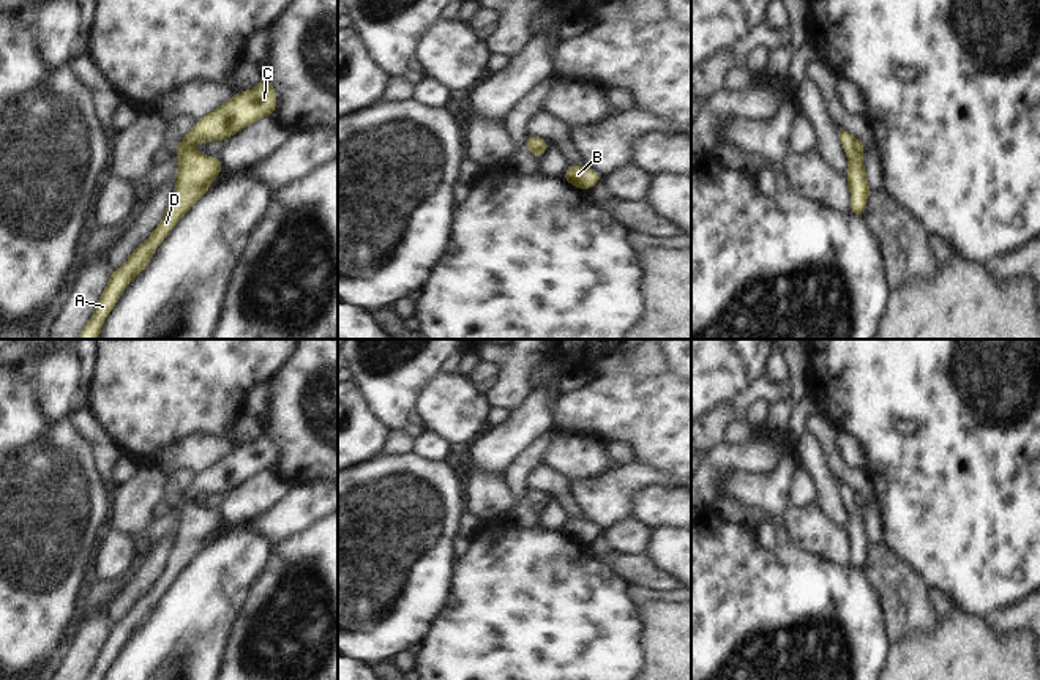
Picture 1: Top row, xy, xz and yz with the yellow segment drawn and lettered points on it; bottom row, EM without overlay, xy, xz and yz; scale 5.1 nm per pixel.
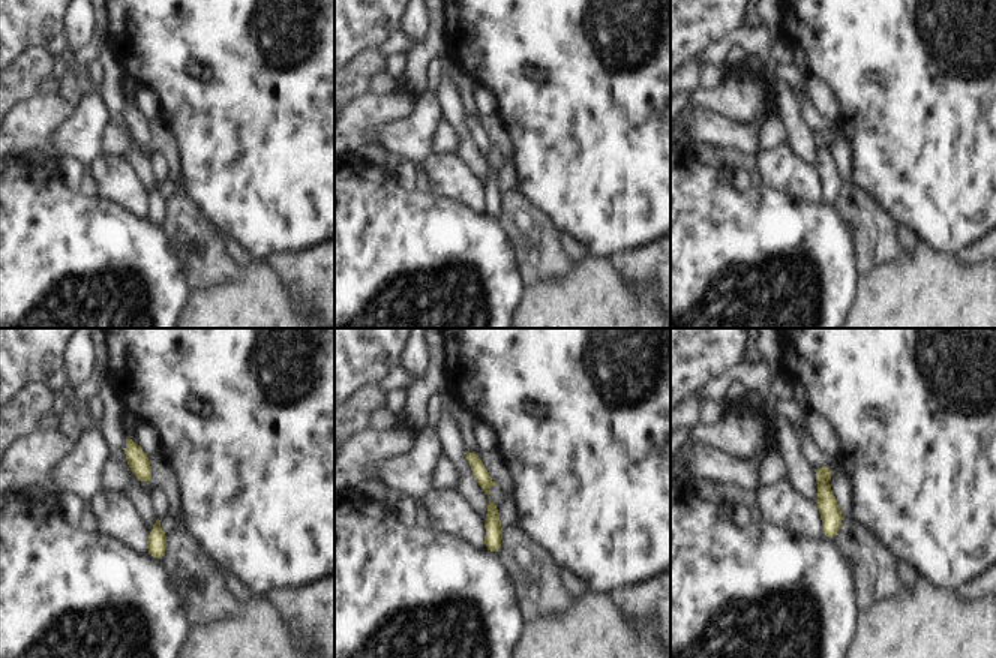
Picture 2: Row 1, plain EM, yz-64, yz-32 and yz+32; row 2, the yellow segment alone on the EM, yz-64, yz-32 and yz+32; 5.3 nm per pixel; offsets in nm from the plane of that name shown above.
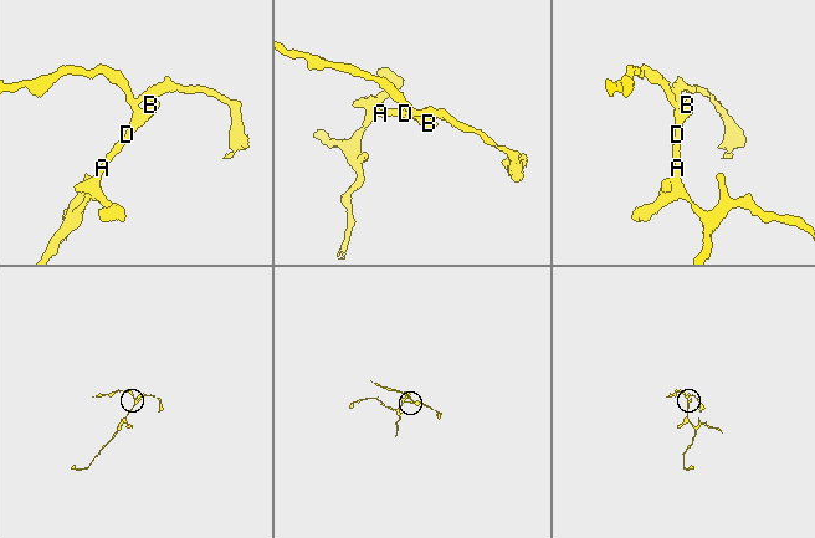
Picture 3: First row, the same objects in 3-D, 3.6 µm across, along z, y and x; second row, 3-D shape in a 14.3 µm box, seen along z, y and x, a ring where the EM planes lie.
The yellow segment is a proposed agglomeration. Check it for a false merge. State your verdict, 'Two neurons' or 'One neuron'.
Two neurons.

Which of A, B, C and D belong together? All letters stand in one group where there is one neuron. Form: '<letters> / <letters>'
A B D / C

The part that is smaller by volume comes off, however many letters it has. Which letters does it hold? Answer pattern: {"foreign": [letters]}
{"foreign": ["C"]}

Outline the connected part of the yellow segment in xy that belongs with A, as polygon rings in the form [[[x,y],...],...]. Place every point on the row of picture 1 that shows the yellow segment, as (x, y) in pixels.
[[[183,140],[177,144],[175,155],[180,161],[177,183],[161,222],[152,235],[134,249],[123,267],[110,271],[110,279],[98,298],[92,319],[76,339],[99,338],[101,327],[122,292],[128,287],[131,279],[145,268],[172,227],[185,218],[193,204],[207,194],[211,181],[223,174],[223,164],[218,156],[196,153],[194,148],[186,147]]]

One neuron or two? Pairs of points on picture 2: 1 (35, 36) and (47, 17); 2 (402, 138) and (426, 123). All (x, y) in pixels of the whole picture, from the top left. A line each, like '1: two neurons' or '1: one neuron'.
1: one neuron
2: one neuron

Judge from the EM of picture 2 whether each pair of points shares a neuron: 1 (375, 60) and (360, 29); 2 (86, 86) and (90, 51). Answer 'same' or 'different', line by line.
1: different
2: same

